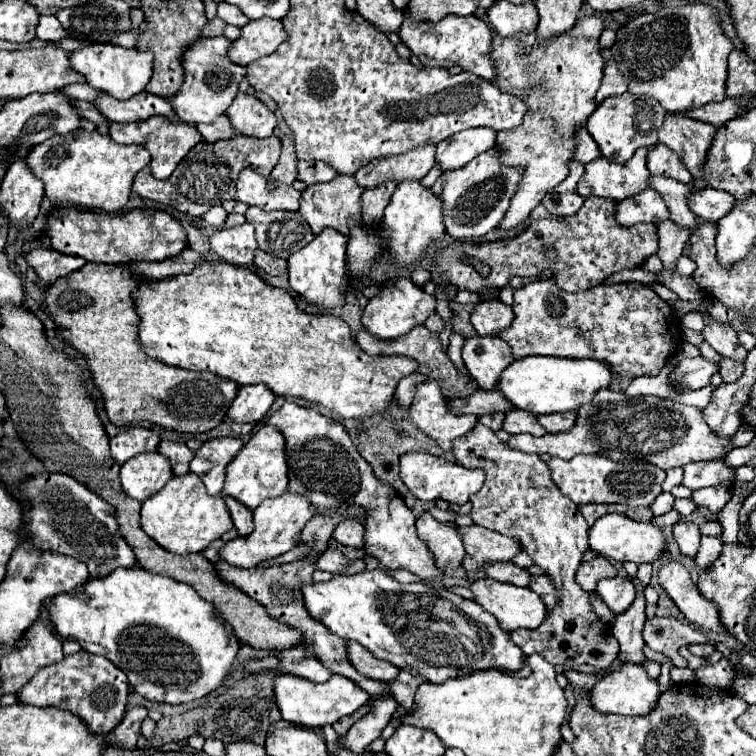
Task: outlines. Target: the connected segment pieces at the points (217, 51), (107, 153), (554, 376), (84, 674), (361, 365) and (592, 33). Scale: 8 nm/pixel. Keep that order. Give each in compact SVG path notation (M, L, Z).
M225 36L217 38L201 38L191 44L187 44L185 54L183 54L183 68L185 68L185 80L175 96L169 98L173 104L177 116L185 122L213 122L219 114L225 114L227 108L231 106L237 86L245 76L245 68L237 66L227 58L227 48L229 40Z
M85 130L55 134L27 154L31 172L45 182L45 196L53 202L81 204L83 208L117 212L129 200L135 174L149 164L151 156L143 146L121 146L109 136Z
M525 356L523 360L513 360L505 372L501 372L497 390L515 408L539 414L577 410L579 406L591 402L597 390L609 388L613 374L609 368L597 360L573 360L573 358L551 358L551 356Z
M81 650L65 656L61 662L41 668L37 676L17 692L17 700L33 706L63 708L73 716L79 716L79 720L83 720L93 734L109 734L125 716L127 694L127 678L115 664L111 664L105 656L95 656Z
M203 262L195 266L191 274L141 284L133 300L135 312L141 318L137 338L147 356L177 368L211 372L239 386L265 384L273 394L321 402L343 418L365 418L387 410L387 406L393 404L397 382L417 370L411 358L365 354L341 318L305 314L297 308L295 298L287 290L269 286L249 268L231 266L227 262Z
M593 14L581 18L571 30L551 40L537 40L535 32L519 32L519 36L511 38L495 36L491 40L491 60L497 70L493 84L497 84L501 92L515 94L527 104L523 124L499 132L495 140L495 146L503 148L503 164L525 168L523 182L519 182L511 208L497 226L499 230L511 230L523 224L543 196L567 178L567 164L575 154L575 130L583 126L597 108L595 94L601 86L605 64L599 48L601 32L603 18Z

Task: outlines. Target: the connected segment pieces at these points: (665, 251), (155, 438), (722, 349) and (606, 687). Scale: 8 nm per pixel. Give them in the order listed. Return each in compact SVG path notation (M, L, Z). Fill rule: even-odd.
M663 220L663 224L657 226L657 236L659 236L659 258L667 268L671 268L677 258L683 254L683 246L689 240L687 228L675 228L671 220Z
M125 428L121 434L111 438L111 456L117 464L125 464L129 458L143 454L143 452L155 452L161 438L153 430L147 428Z
M705 314L709 326L705 328L705 340L707 344L719 352L723 358L731 358L731 360L737 360L737 362L745 362L747 358L747 350L741 348L739 340L737 340L737 332L731 328L731 324L727 326L721 326L717 324L717 320L709 314Z
M625 664L623 668L605 674L591 690L591 706L601 714L621 714L621 716L641 716L657 706L661 692L659 684L647 676L641 664Z

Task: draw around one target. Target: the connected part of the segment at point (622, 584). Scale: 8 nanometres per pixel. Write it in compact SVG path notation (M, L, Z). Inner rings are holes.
M615 576L609 580L601 580L595 588L595 594L609 606L609 610L617 616L627 612L627 608L635 600L635 586L629 578Z

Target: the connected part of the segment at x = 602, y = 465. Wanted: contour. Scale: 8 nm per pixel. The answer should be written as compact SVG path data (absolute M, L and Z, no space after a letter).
M579 454L571 460L551 458L547 466L551 470L551 478L557 484L557 488L567 498L571 498L577 506L589 504L589 502L601 502L601 504L619 502L627 506L649 506L663 492L661 484L665 480L665 470L659 470L655 464L647 460L613 462L601 456Z

